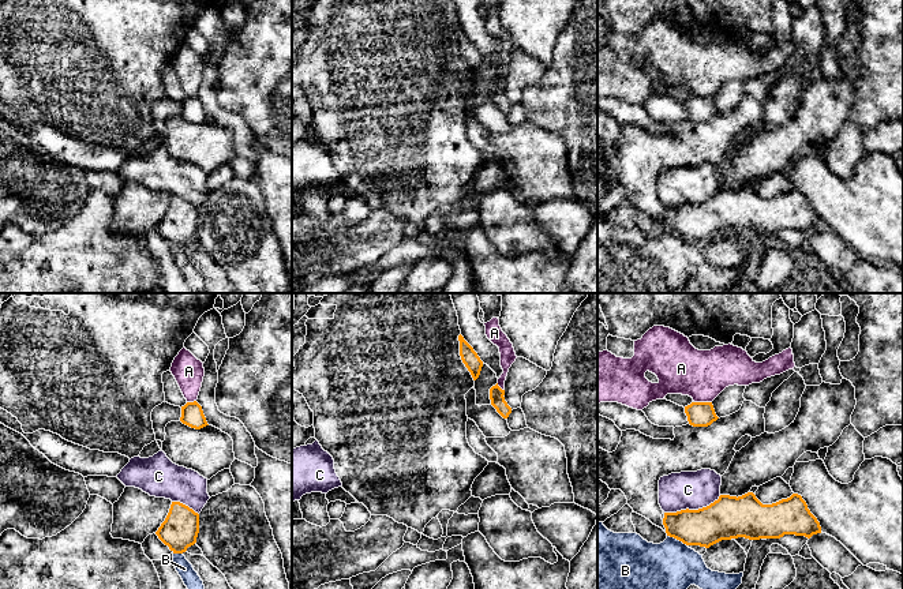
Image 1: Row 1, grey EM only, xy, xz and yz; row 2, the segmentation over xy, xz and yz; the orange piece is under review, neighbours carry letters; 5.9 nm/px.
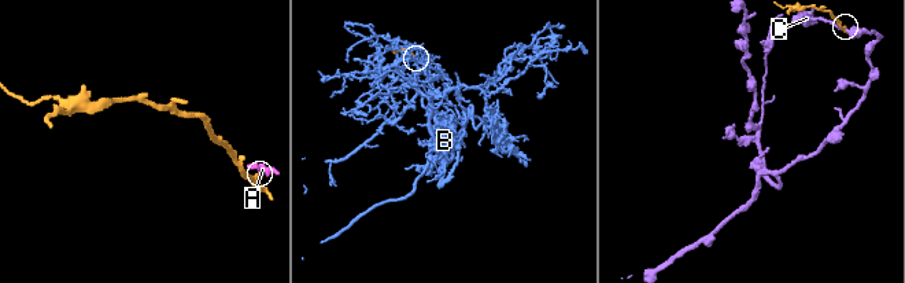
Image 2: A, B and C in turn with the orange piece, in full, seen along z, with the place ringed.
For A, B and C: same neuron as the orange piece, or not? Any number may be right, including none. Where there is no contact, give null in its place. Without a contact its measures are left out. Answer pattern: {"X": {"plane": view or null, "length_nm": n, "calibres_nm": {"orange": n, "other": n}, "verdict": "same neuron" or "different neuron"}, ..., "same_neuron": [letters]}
{"A": {"plane": "yz", "length_nm": 100, "calibres_nm": {"orange": 140, "other": 300}, "verdict": "different neuron"}, "B": {"plane": "yz", "length_nm": 140, "calibres_nm": {"orange": 220, "other": 360}, "verdict": "different neuron"}, "C": {"plane": "yz", "length_nm": 360, "calibres_nm": {"orange": 260, "other": 220}, "verdict": "different neuron"}, "same_neuron": []}

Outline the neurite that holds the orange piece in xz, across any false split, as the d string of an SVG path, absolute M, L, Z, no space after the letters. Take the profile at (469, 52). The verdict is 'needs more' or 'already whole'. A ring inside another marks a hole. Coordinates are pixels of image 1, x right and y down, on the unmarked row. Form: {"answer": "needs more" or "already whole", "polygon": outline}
{"answer": "already whole", "polygon": "M458 30L460 35L460 50L468 65L471 67L473 75L476 75L480 70L483 56L473 45L473 42L464 34L464 31Z"}

